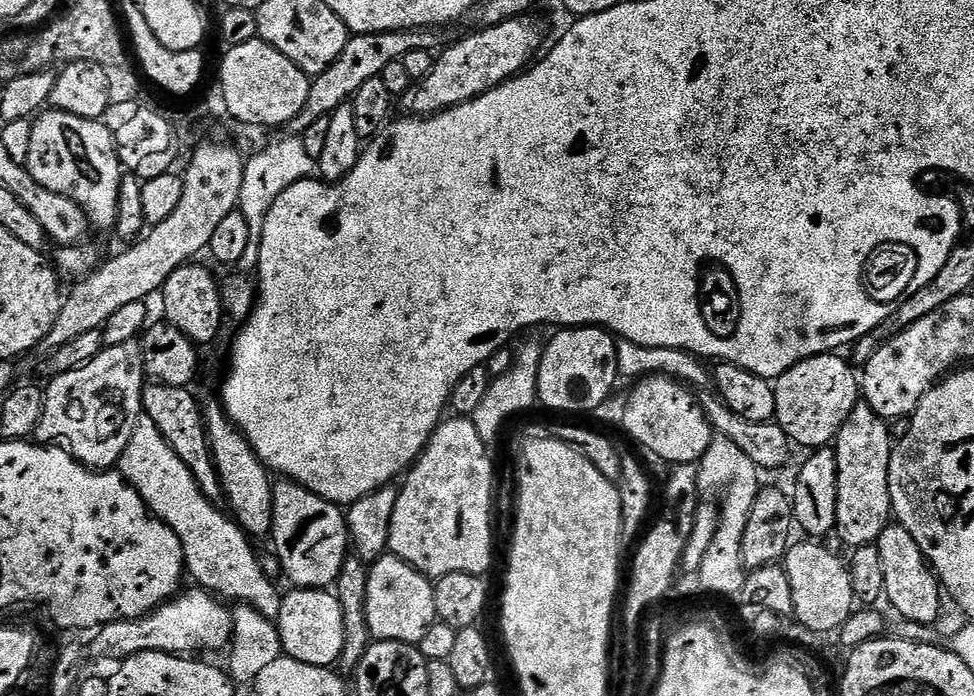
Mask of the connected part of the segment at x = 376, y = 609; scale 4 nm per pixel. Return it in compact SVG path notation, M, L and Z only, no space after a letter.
M391 554L381 556L368 571L364 617L368 622L369 633L376 640L419 645L438 620L433 581L418 569L411 568L405 560L399 560Z

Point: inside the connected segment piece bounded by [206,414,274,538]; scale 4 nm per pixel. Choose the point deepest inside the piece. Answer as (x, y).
(246, 484)

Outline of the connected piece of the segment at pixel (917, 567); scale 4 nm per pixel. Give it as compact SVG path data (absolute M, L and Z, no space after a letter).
M892 522L880 535L878 547L886 578L884 592L887 603L892 603L893 610L898 615L905 616L905 621L925 626L935 625L935 620L940 616L942 585L918 542L914 542L914 538L900 523Z

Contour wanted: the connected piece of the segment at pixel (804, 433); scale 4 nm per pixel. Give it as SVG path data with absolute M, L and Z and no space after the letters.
M840 354L812 356L795 364L789 372L783 372L775 381L775 423L792 439L793 445L800 444L807 450L827 448L844 431L857 404L862 400L862 380L851 368L853 365Z

